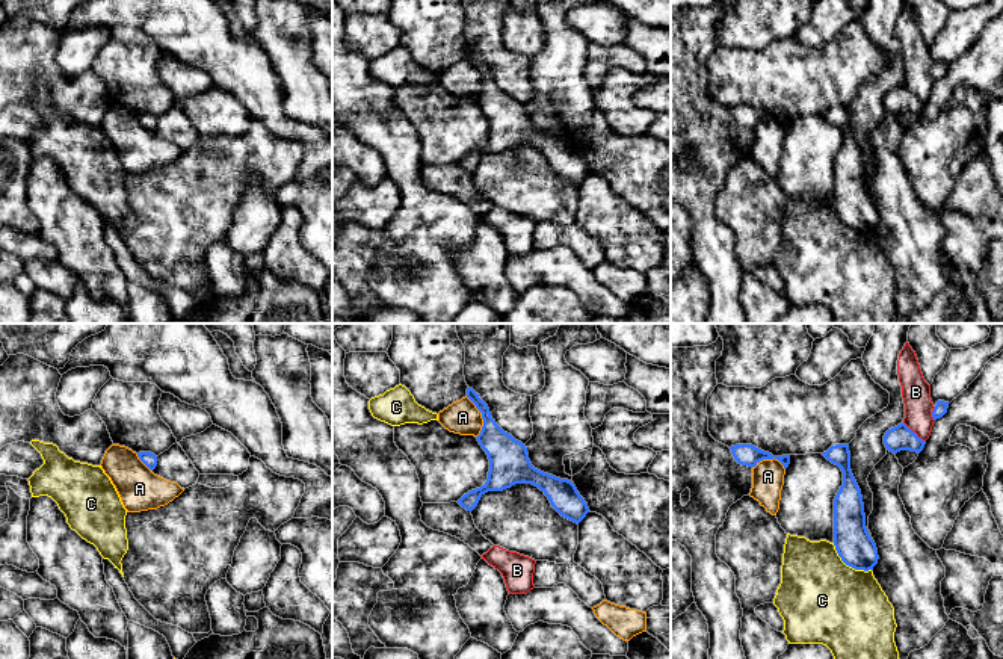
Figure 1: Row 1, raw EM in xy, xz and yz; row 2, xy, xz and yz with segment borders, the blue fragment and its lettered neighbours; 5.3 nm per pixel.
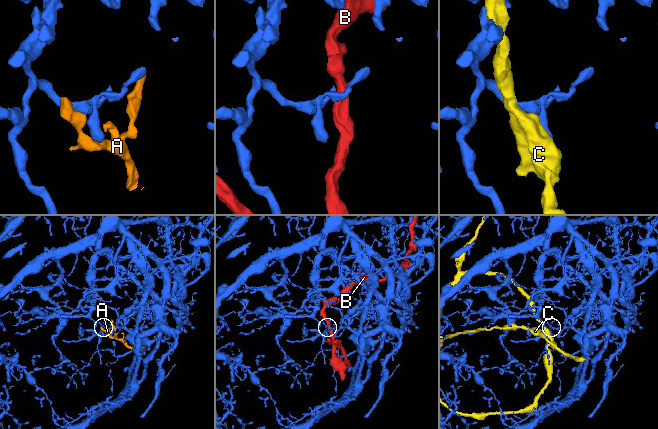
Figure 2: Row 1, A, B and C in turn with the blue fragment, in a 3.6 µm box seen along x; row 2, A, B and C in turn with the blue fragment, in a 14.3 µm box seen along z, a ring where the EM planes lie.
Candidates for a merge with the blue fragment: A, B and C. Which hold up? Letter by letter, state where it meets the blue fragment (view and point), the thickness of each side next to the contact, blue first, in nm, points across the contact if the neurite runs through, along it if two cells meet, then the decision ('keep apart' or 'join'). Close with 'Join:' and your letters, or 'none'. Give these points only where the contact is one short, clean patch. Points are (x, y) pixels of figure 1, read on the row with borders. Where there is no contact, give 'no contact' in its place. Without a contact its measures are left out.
A: contact xz (482, 417); calibres 200 and 180 nm; join
B: contact yz (914, 433); calibres 140 and 160 nm; keep apart
C: contact yz (848, 564); calibres 200 and 460 nm; keep apart
Join: A

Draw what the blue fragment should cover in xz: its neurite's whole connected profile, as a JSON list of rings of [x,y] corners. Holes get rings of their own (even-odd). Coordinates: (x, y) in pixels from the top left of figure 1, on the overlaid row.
[[[468,387],[465,398],[440,411],[438,422],[450,432],[474,435],[489,459],[486,482],[458,500],[467,511],[473,511],[485,493],[503,491],[524,482],[538,487],[562,517],[577,524],[589,512],[588,503],[571,481],[532,466],[526,444],[495,423],[488,405],[473,388]]]

